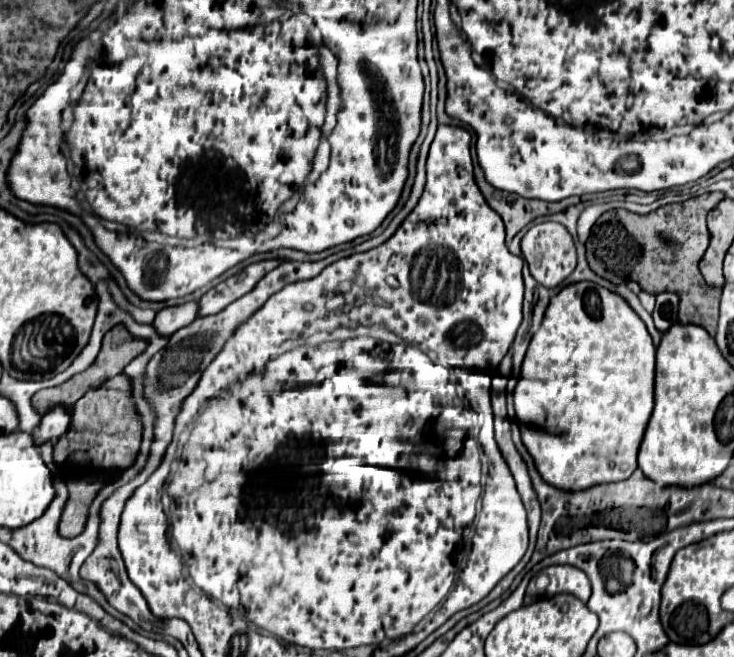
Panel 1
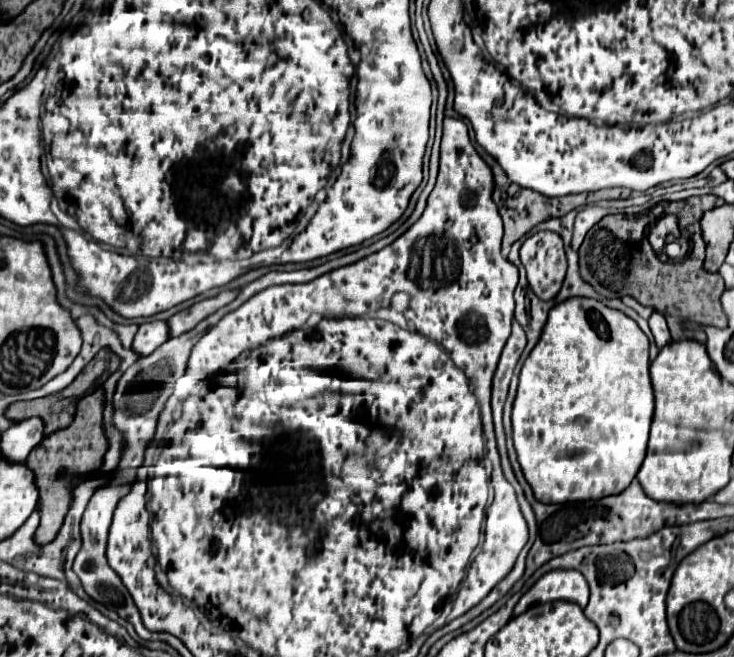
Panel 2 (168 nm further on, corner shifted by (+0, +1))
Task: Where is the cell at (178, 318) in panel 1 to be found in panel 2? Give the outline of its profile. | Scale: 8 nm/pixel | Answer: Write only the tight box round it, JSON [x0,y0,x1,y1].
[133,320,169,356]

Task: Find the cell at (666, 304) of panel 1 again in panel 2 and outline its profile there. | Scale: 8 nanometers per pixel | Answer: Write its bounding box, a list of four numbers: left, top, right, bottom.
[649,312,671,348]

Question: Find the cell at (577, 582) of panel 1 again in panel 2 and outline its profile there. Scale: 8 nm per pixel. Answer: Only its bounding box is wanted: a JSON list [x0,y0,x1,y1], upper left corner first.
[513,570,589,616]

